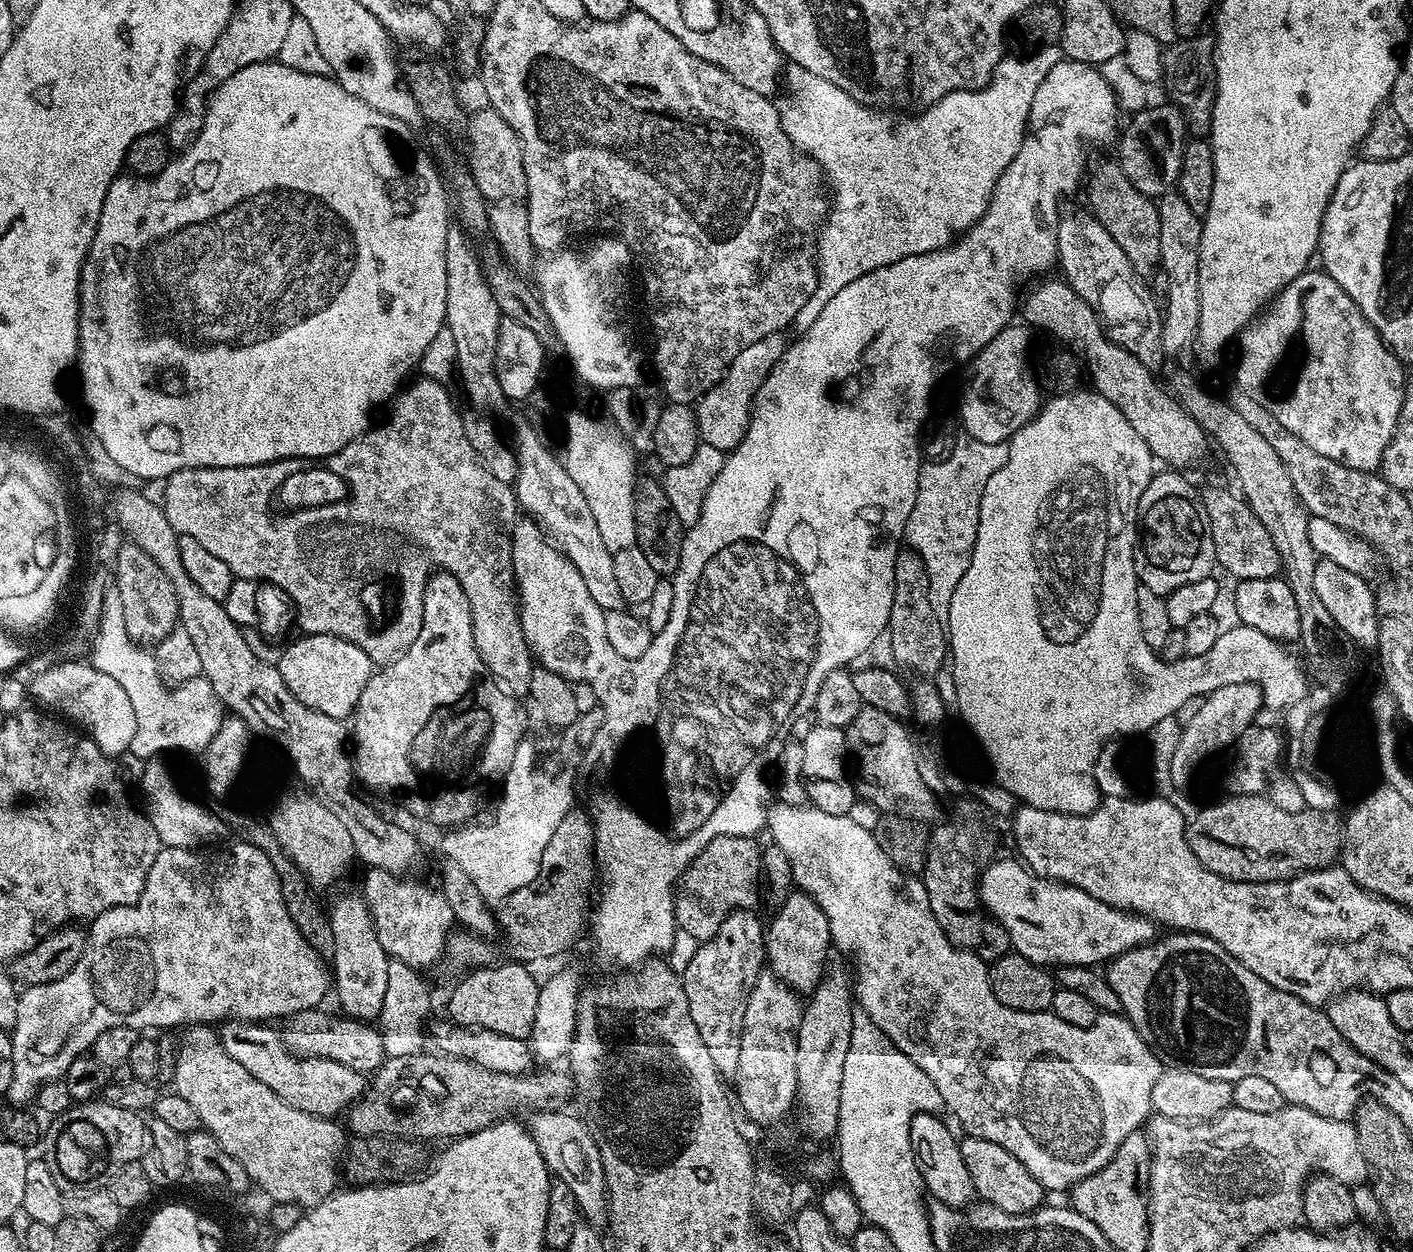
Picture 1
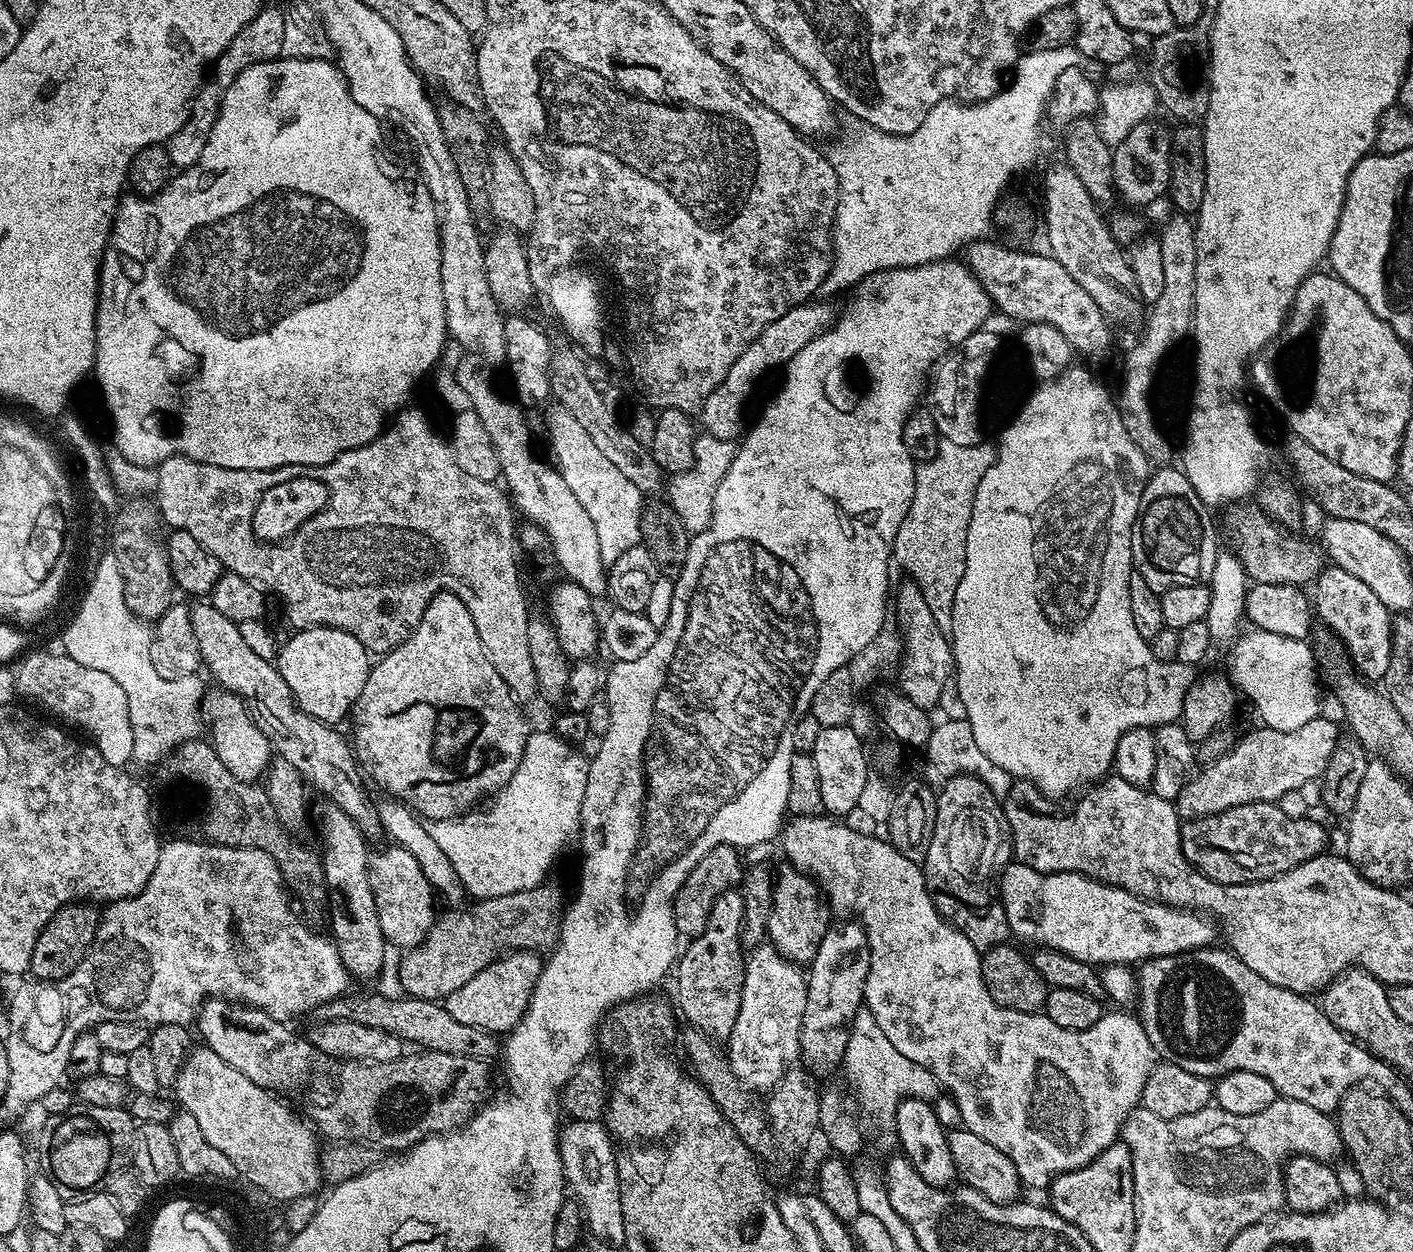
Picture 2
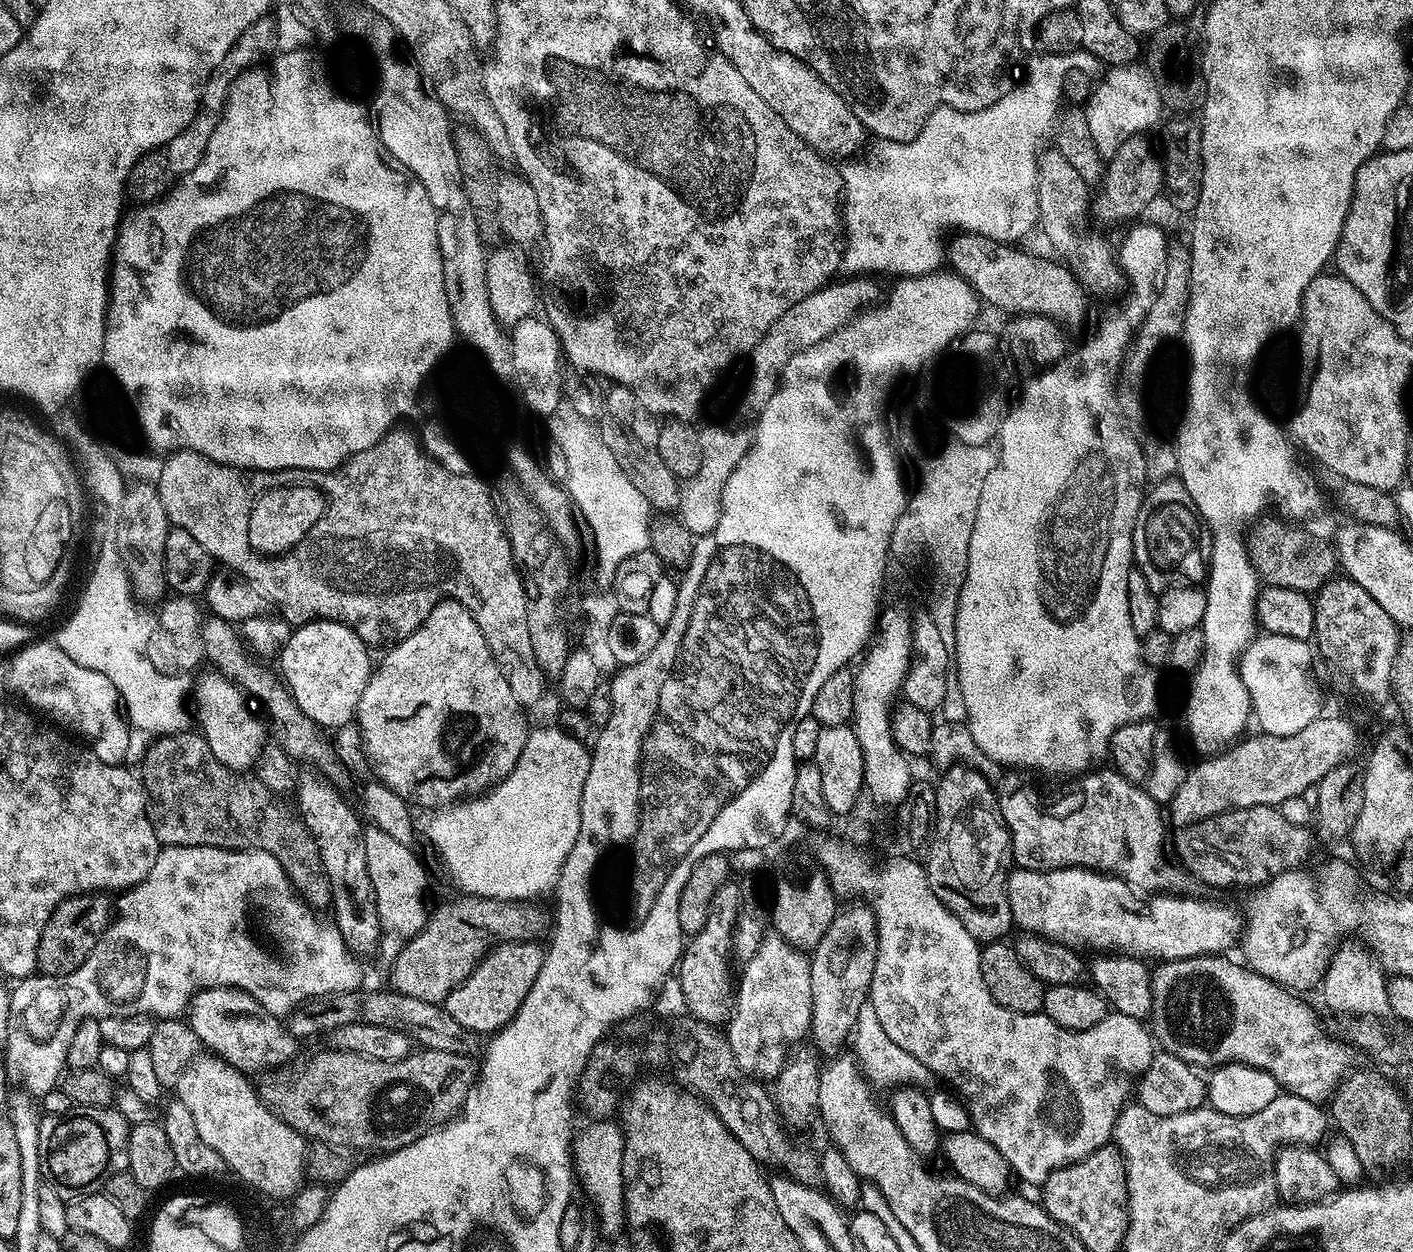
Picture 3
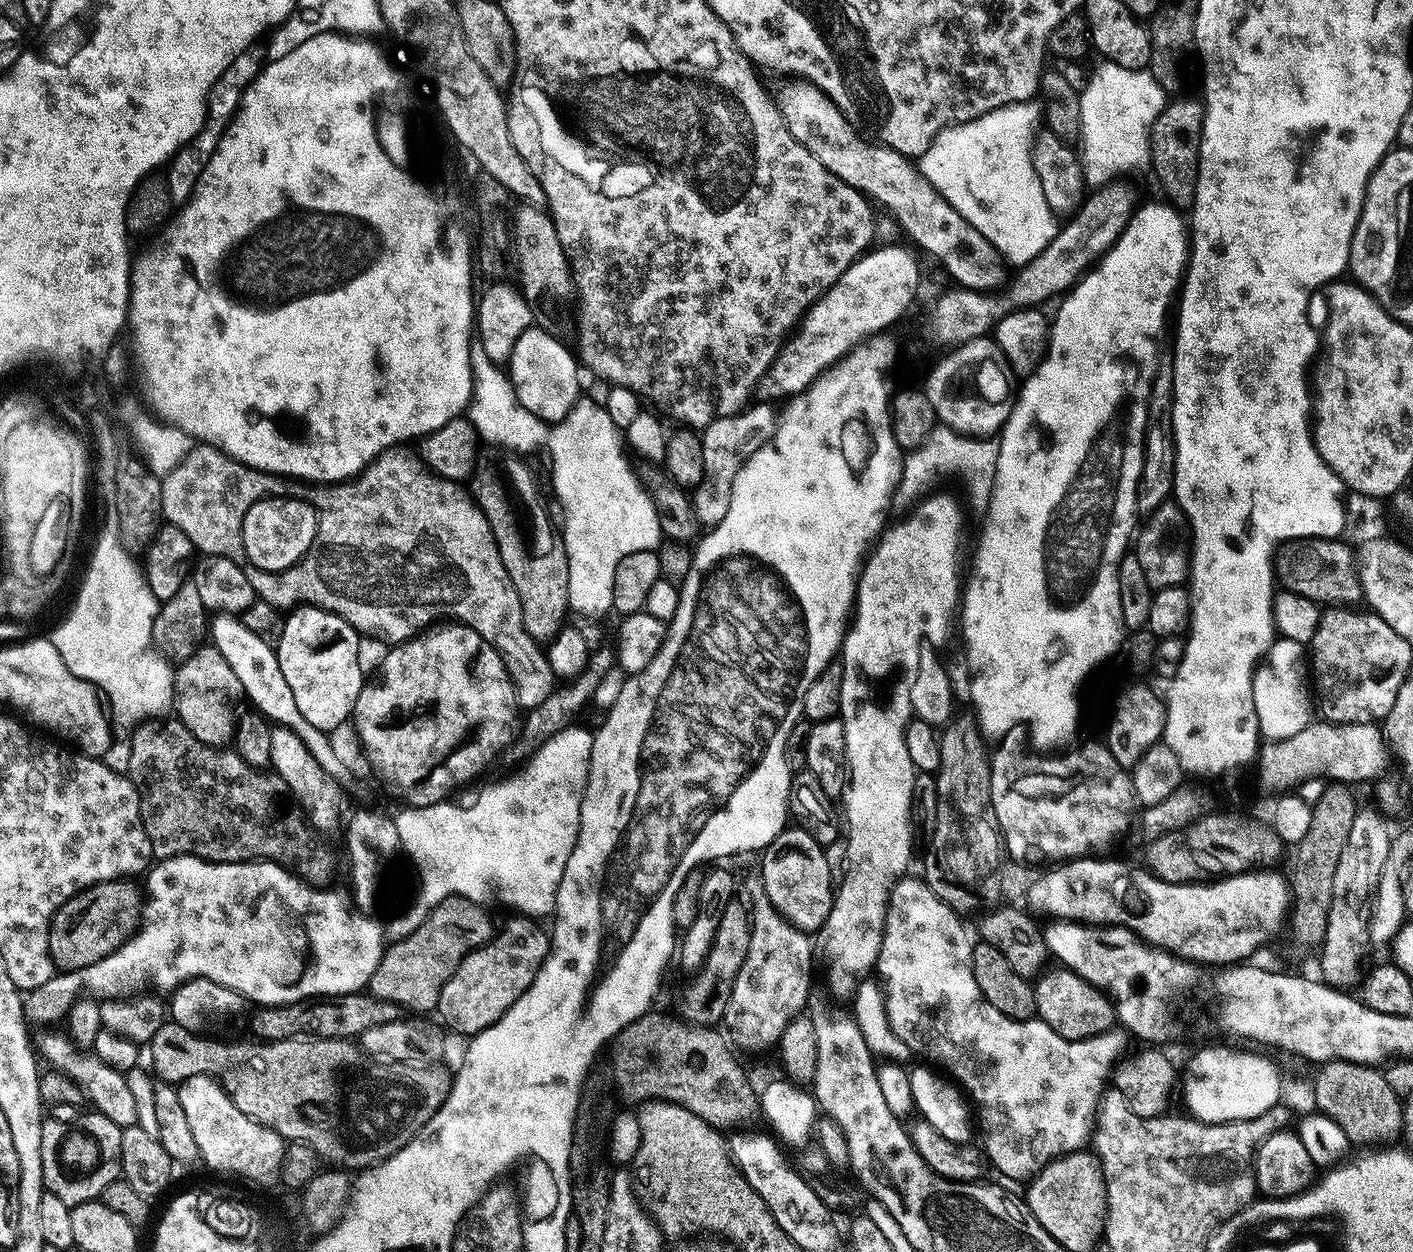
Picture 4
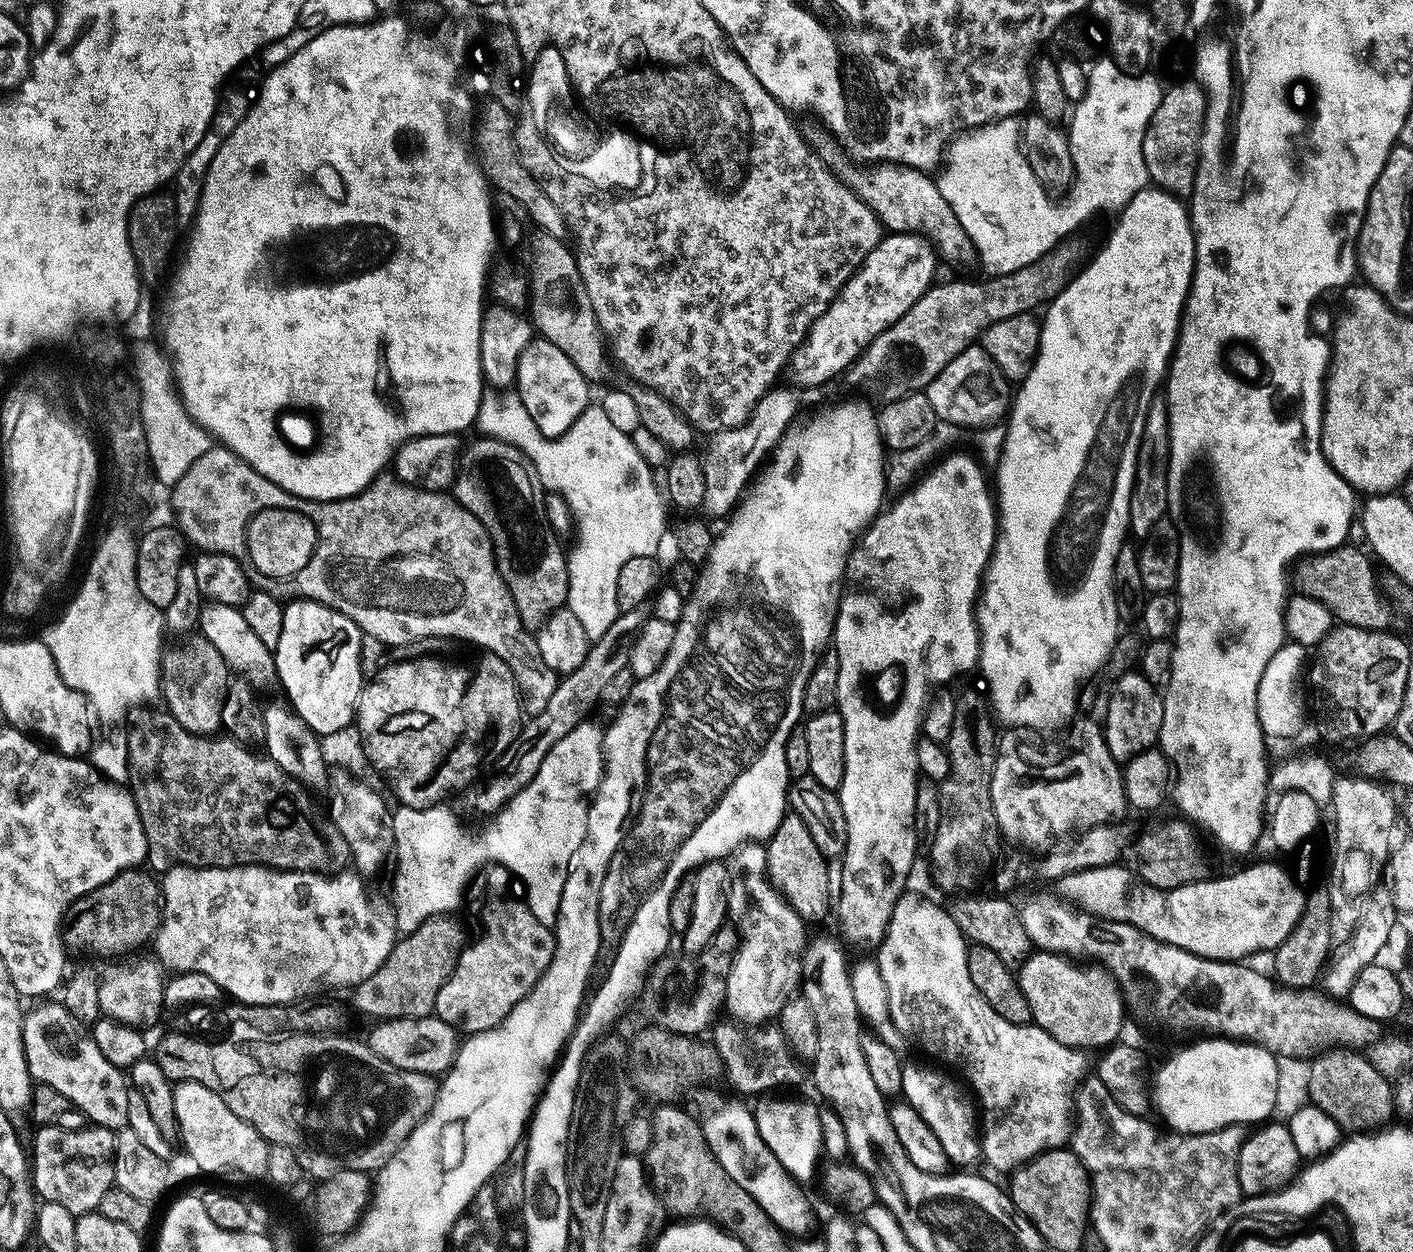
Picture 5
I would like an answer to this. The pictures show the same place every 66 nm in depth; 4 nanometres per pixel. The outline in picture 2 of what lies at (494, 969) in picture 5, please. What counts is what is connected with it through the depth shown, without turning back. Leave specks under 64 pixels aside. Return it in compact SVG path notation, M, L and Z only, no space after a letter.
M540 952L507 953L493 964L478 970L478 974L470 978L470 982L466 982L461 988L454 990L454 994L448 996L448 1013L465 1026L481 1028L493 1034L507 1034L516 1027L528 1009L534 986L544 966L545 961Z

